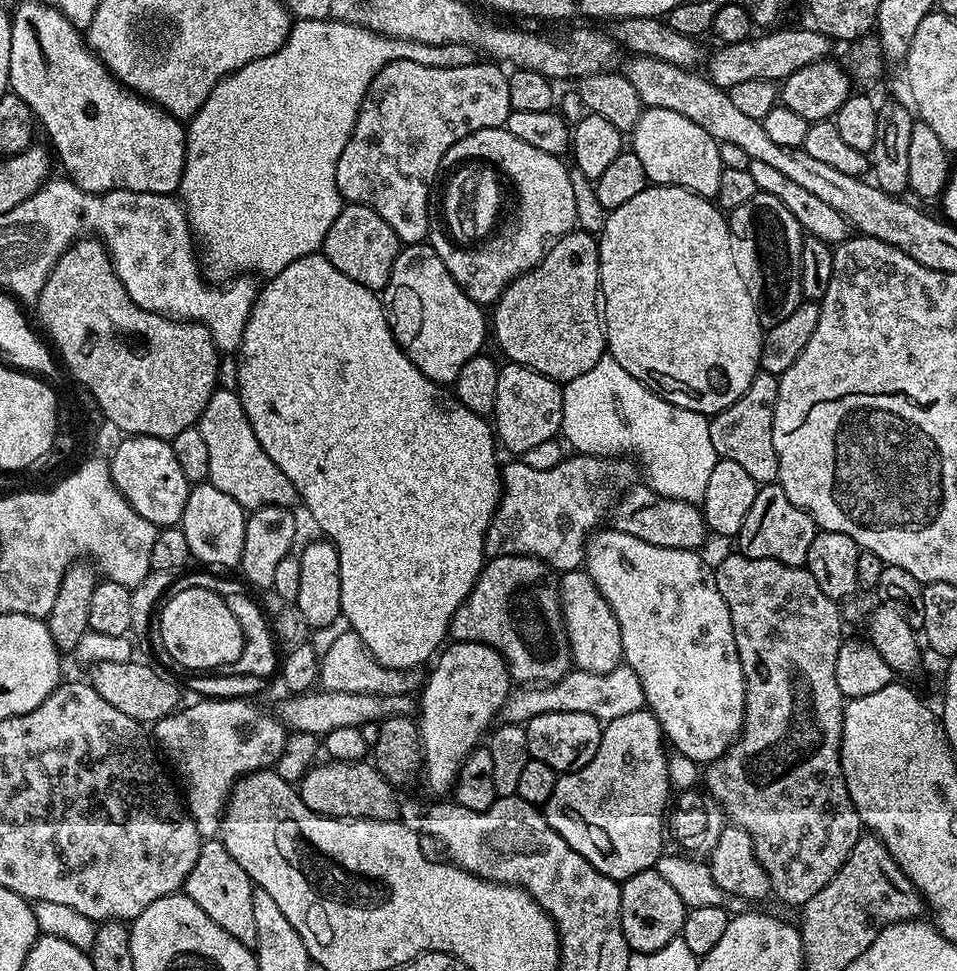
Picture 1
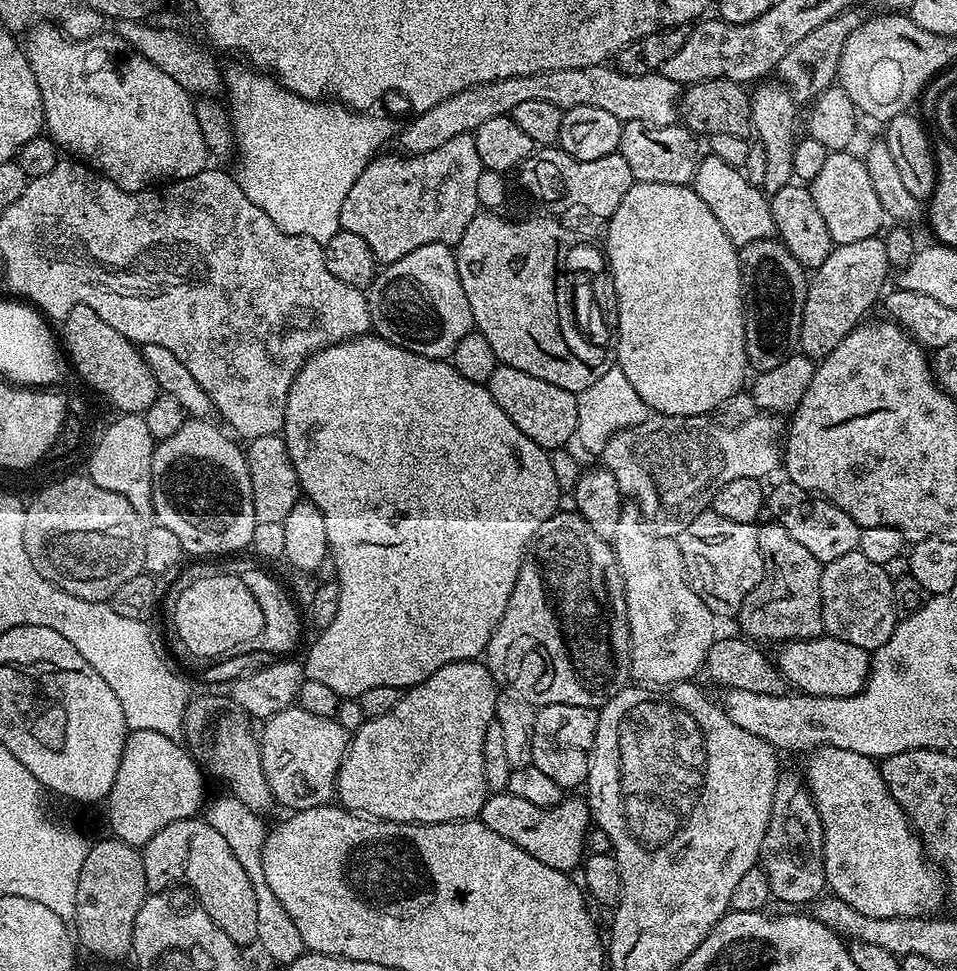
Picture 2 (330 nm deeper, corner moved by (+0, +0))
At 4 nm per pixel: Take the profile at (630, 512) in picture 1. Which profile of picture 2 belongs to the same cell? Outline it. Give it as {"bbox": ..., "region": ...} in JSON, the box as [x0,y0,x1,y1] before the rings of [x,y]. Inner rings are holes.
{"bbox":[674,510,764,618],"region":[[[711,510],[698,514],[686,530],[682,530],[674,537],[678,550],[682,550],[682,562],[684,563],[684,573],[688,576],[688,583],[706,602],[706,606],[718,618],[724,616],[735,617],[740,611],[742,602],[746,602],[746,594],[758,586],[758,582],[764,573],[764,563],[762,562],[762,550],[758,550],[758,527],[756,524],[746,522],[730,522],[730,518],[722,518],[722,514]]]}

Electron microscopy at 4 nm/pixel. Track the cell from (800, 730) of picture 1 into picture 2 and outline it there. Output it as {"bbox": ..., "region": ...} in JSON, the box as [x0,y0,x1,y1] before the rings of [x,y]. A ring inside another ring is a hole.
{"bbox":[738,523,825,642],"region":[[[767,523],[758,527],[758,550],[762,550],[764,573],[758,586],[746,594],[746,602],[742,602],[738,613],[739,631],[753,642],[809,640],[825,635],[819,592],[820,560],[805,550],[782,525]]]}

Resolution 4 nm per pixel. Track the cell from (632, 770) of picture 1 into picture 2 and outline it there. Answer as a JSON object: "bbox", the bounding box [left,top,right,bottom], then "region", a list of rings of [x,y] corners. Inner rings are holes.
{"bbox":[480,790,592,873],"region":[[[506,790],[493,792],[482,806],[480,821],[494,834],[506,838],[506,842],[514,842],[538,858],[538,862],[546,862],[546,866],[554,866],[554,870],[571,873],[572,868],[579,869],[586,856],[586,841],[590,835],[592,814],[587,799],[571,800],[565,798],[553,808],[534,806],[534,802],[526,802],[526,798],[518,798]]]}

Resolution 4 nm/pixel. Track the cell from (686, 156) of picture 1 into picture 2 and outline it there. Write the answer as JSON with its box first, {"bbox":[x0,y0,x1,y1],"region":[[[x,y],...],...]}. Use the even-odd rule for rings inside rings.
{"bbox":[691,154,775,250],"region":[[[708,154],[697,163],[691,187],[710,206],[710,214],[718,218],[718,226],[726,230],[726,238],[738,250],[750,242],[769,239],[775,233],[772,206],[763,187],[752,184],[741,169],[722,162],[722,158]]]}

